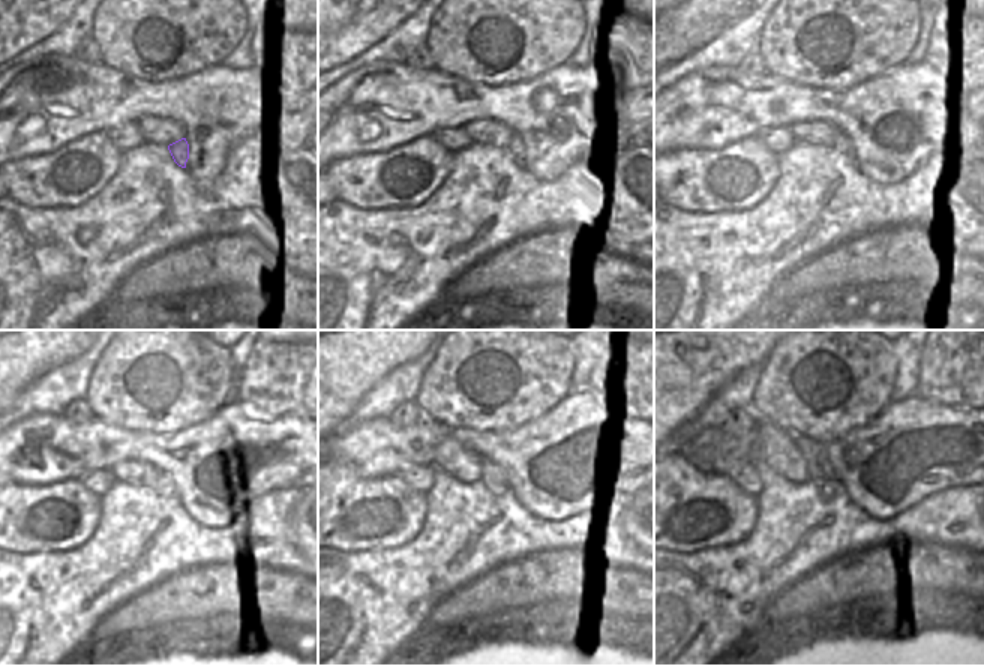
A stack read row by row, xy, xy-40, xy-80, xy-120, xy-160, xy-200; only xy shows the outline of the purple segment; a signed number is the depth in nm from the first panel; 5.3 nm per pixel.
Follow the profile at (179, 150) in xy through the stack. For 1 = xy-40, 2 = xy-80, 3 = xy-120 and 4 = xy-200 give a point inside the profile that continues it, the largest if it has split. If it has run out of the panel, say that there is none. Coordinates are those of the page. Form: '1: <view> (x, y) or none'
1: xy-40 (515, 147)
2: xy-80 (843, 144)
3: xy-120 (165, 486)
4: xy-200 (819, 467)

